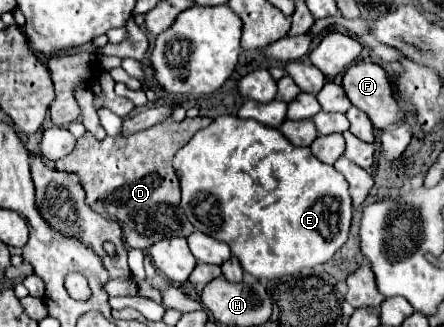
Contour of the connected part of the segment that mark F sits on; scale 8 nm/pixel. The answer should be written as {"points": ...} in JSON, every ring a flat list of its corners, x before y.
{"points":[[357,62,343,76,343,90,353,106,363,110,375,128,383,130,401,120,387,72,373,62]]}

